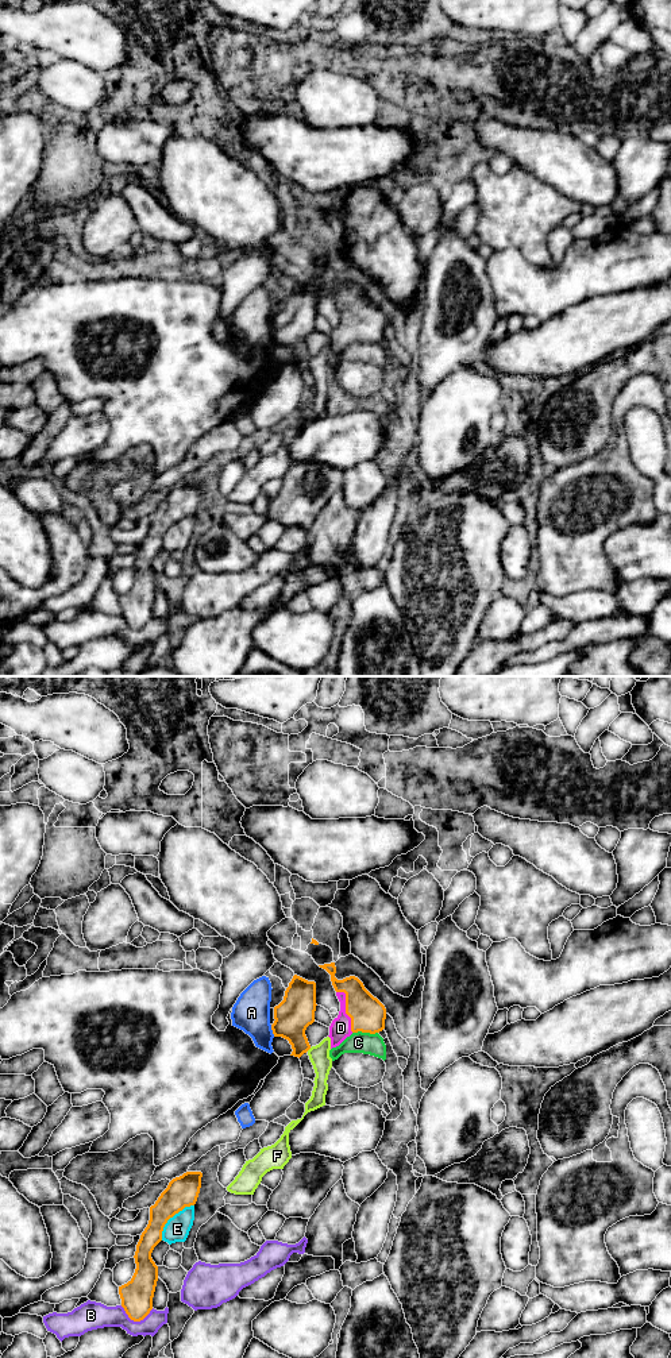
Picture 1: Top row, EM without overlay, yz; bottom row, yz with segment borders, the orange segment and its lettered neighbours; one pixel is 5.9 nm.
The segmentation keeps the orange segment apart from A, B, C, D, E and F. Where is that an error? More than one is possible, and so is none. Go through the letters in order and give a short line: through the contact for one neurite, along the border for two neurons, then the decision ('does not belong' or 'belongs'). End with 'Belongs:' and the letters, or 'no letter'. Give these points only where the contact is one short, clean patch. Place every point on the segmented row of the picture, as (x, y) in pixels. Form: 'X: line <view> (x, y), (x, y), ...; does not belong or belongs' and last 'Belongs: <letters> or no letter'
A: does not belong
B: does not belong
C: does not belong
D: line yz (367, 1014), (358, 1009), (346, 1009), (346, 1022), (340, 1027); belongs
E: does not belong
F: does not belong
Belongs: D

